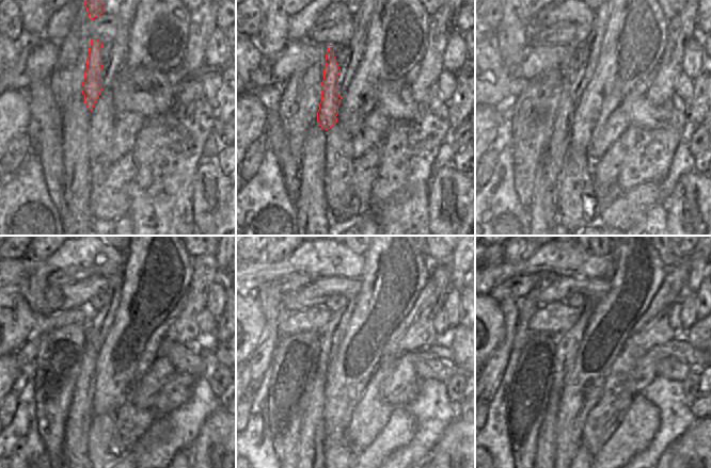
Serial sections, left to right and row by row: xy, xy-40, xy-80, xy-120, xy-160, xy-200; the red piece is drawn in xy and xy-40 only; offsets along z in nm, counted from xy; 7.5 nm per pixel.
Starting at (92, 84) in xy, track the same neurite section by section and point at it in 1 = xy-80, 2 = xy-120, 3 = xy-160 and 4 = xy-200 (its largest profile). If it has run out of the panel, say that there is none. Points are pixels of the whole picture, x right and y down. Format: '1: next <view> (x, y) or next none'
1: next xy-80 (561, 140)
2: next xy-120 (82, 396)
3: next xy-160 (316, 401)
4: next xy-200 (555, 425)

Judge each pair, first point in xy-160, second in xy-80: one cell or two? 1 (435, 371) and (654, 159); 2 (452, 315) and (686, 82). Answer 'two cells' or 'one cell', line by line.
1: two cells
2: two cells

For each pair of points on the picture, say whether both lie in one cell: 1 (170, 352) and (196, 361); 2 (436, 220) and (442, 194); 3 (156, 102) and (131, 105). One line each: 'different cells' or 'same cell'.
1: same cell
2: same cell
3: same cell

